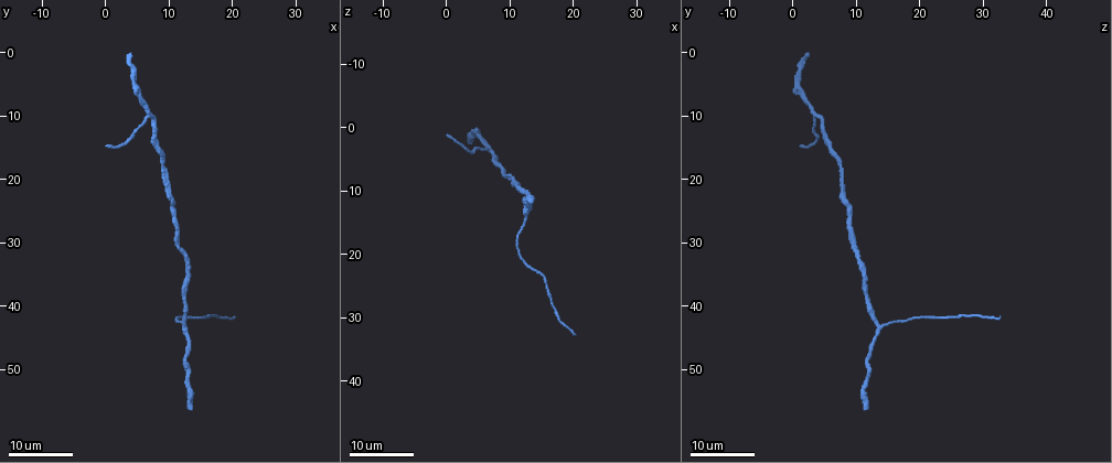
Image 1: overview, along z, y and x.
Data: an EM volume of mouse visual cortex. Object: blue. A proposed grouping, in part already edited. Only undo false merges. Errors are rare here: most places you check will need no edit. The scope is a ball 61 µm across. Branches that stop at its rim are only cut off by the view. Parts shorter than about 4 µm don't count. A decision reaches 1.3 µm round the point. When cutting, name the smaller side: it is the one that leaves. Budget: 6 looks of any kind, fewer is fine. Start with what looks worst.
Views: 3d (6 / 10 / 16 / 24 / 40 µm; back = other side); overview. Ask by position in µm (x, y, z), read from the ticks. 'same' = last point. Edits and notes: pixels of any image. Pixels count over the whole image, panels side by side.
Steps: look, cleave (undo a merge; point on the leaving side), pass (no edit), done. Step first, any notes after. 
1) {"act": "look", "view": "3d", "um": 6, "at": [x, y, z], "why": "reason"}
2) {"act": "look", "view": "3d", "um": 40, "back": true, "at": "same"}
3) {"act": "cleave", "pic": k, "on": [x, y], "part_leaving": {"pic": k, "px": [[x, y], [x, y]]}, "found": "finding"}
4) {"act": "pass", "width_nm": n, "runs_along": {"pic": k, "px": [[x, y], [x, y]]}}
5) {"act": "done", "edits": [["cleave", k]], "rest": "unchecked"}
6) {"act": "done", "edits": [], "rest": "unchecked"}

{"act": "look", "view": "3d", "um": 16, "at": [7.0, 10.0, 3.5], "why": "arms part here"}

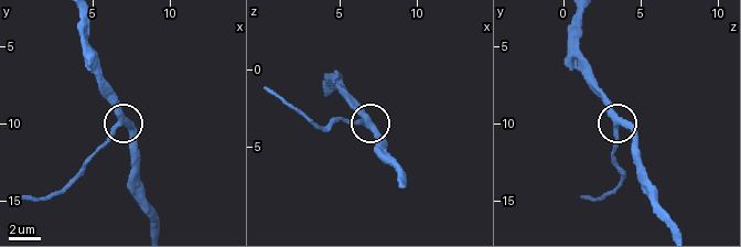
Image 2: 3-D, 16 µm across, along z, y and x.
{"act": "look", "view": "3d", "um": 10, "at": [6.6, 10.0, 3.4], "why": "closer look"}

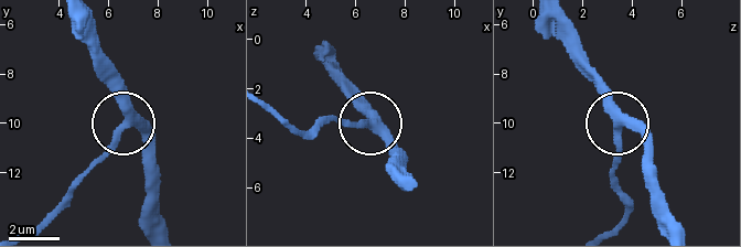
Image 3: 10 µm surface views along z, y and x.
{"act": "pass", "runs_along": {"pic": 3, "px": [[165, 224], [153, 148], [133, 127], [124, 125], [73, 184]]}, "found": "all the same neuron"}

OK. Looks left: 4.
{"act": "look", "view": "3d", "um": 24, "at": [12.5, 43.0, 14.5], "why": "three-way junction"}

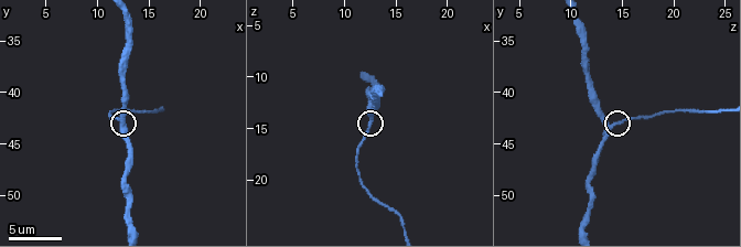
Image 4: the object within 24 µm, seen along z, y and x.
{"act": "look", "view": "3d", "um": 10, "at": [12.6, 43.2, 14.0], "why": "closer look"}

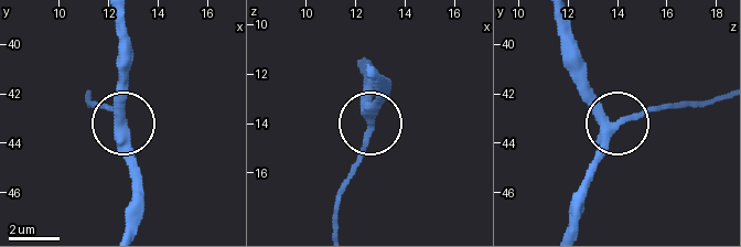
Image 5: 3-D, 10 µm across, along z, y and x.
{"act": "pass", "runs_along": {"pic": 5, "px": [[125, 23], [125, 157], [131, 173]]}, "found": "one neuron here"}

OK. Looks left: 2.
{"act": "look", "view": "3d", "um": 24, "at": [12.0, 31.0, 10.0]}

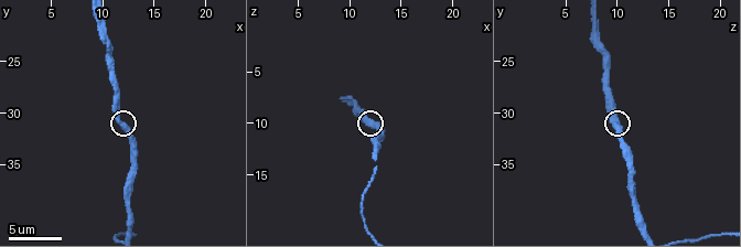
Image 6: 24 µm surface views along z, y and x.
{"act": "look", "view": "3d", "um": 10, "at": [12.0, 31.2, 9.8], "why": "zoom in"}

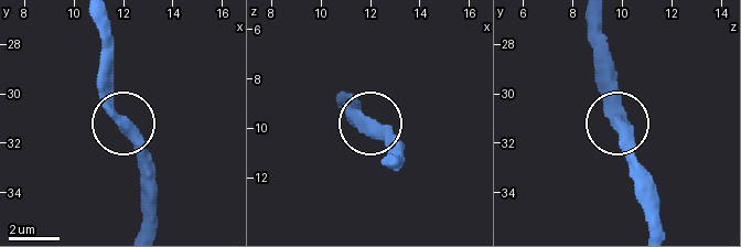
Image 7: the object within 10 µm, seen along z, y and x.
{"act": "pass", "side_arm_um": 38, "runs_along": {"pic": 7, "px": [[125, 124], [122, 130], [150, 172]]}, "found": "one neuron here"}

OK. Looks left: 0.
{"act": "done", "edits": [], "rest": "unchecked"}

